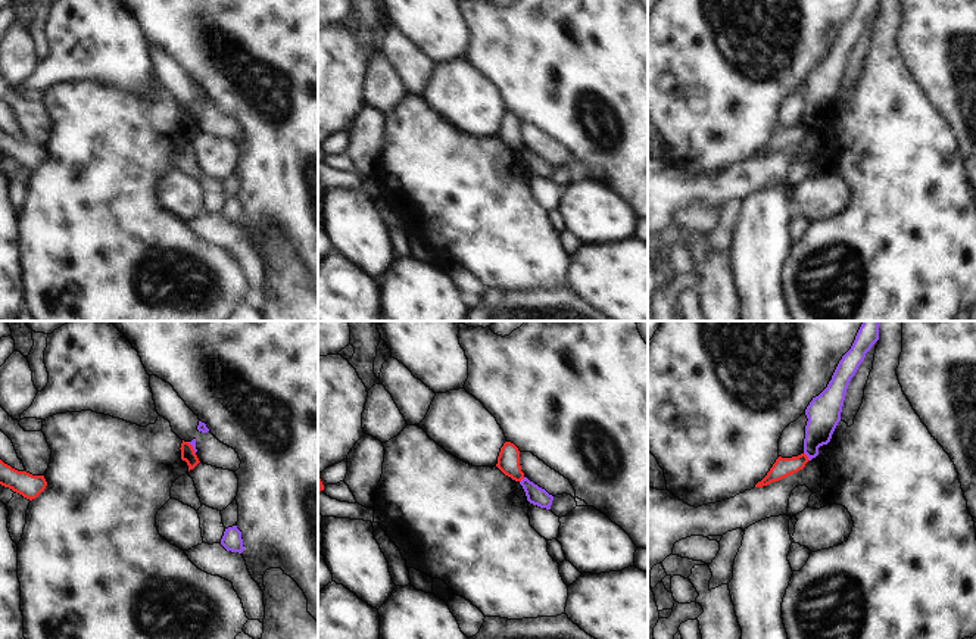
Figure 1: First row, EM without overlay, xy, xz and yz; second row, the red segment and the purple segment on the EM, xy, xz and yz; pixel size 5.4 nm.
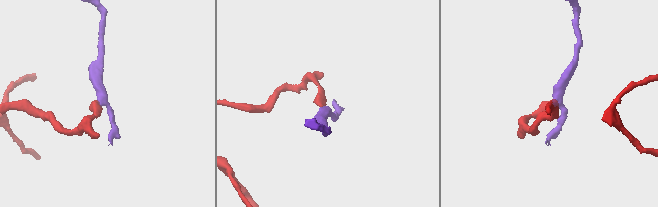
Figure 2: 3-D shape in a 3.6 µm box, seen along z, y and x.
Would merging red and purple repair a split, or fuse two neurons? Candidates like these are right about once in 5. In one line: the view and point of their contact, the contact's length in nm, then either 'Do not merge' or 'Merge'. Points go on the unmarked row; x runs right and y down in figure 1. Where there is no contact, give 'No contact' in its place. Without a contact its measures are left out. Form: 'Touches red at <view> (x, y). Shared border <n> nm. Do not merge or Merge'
Touches red at yz (807, 127). Shared border 60 nm. Do not merge.

